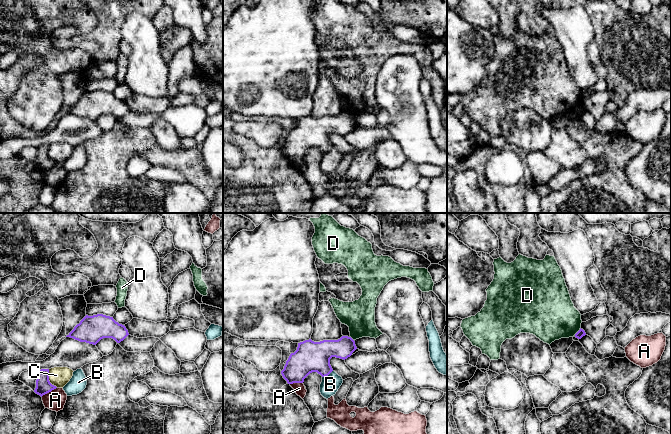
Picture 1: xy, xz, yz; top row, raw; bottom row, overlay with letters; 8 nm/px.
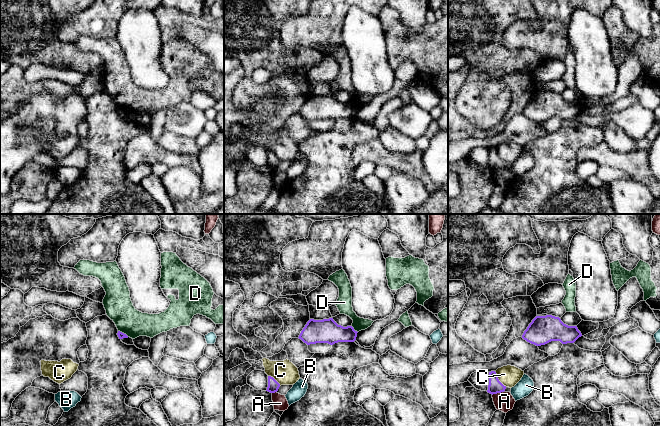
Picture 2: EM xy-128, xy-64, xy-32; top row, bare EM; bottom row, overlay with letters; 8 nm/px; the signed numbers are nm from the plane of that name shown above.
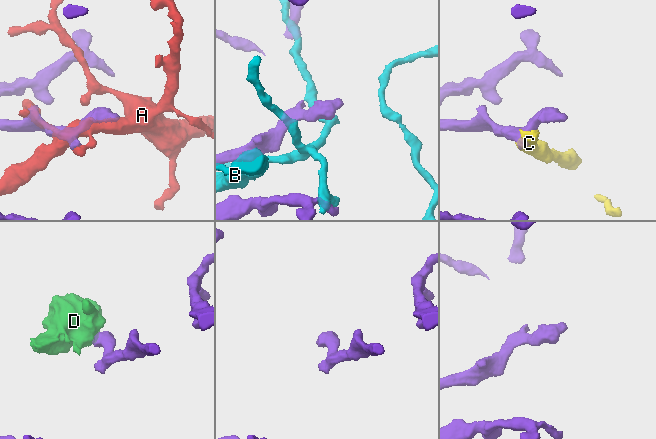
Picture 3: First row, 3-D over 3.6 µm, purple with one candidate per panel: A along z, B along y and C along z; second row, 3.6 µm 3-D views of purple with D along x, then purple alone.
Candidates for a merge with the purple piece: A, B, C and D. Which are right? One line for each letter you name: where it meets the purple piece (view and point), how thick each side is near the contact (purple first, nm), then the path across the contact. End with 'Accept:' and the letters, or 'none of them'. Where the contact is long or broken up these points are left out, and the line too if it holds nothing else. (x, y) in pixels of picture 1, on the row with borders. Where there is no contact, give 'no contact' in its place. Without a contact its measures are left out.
Accept: none of them

